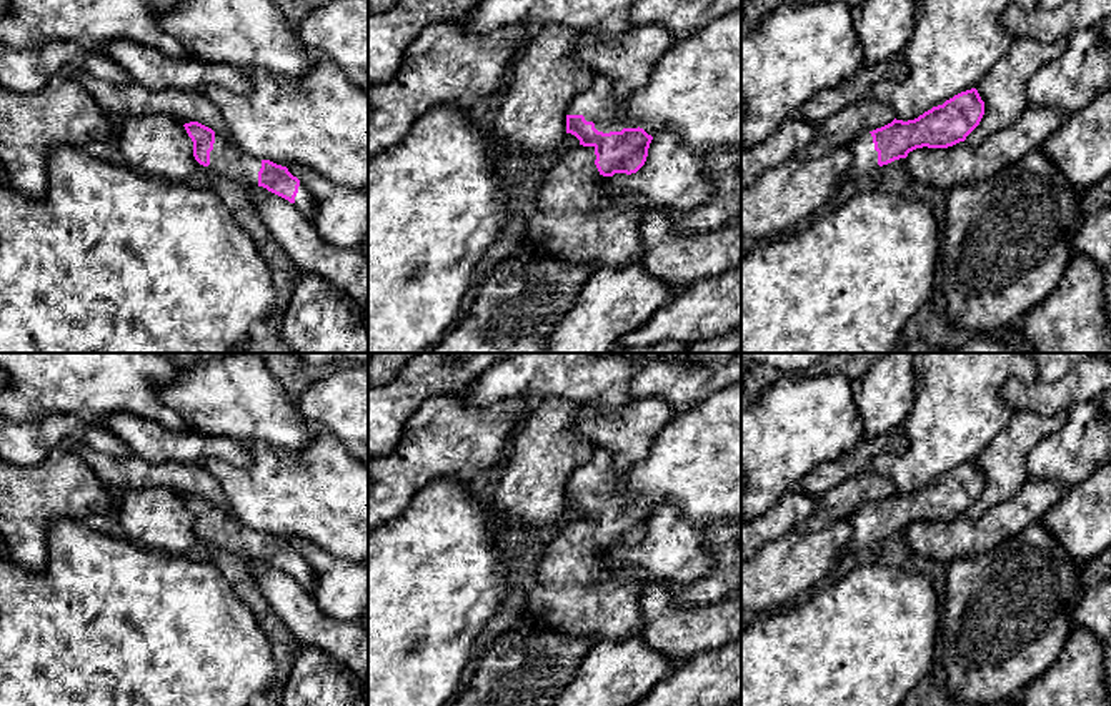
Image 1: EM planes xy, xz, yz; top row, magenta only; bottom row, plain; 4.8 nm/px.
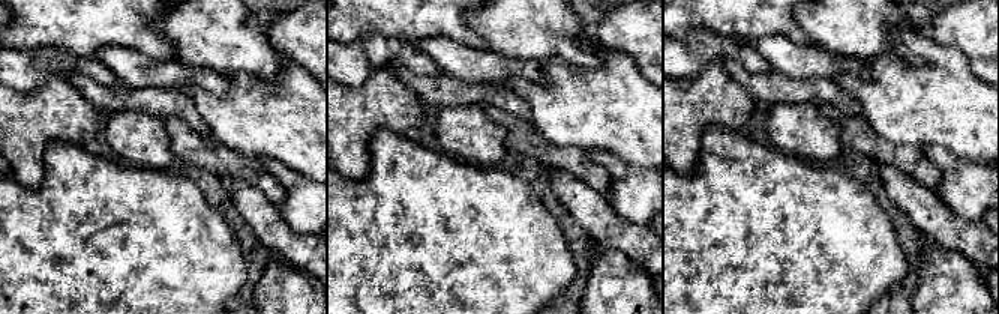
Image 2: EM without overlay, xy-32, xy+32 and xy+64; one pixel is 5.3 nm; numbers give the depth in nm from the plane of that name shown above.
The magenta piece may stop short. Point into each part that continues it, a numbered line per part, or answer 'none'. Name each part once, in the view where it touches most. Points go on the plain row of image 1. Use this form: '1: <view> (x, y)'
1: xz (597, 477)

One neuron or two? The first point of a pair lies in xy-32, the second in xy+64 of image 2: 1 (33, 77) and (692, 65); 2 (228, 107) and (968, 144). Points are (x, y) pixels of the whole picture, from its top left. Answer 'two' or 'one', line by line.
1: one
2: one

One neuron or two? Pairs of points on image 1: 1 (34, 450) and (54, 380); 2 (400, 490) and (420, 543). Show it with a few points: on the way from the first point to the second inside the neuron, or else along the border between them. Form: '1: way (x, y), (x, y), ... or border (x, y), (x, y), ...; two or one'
1: border (17, 420), (34, 420), (37, 423); two
2: border (437, 480), (432, 480), (397, 517), (385, 523); two

